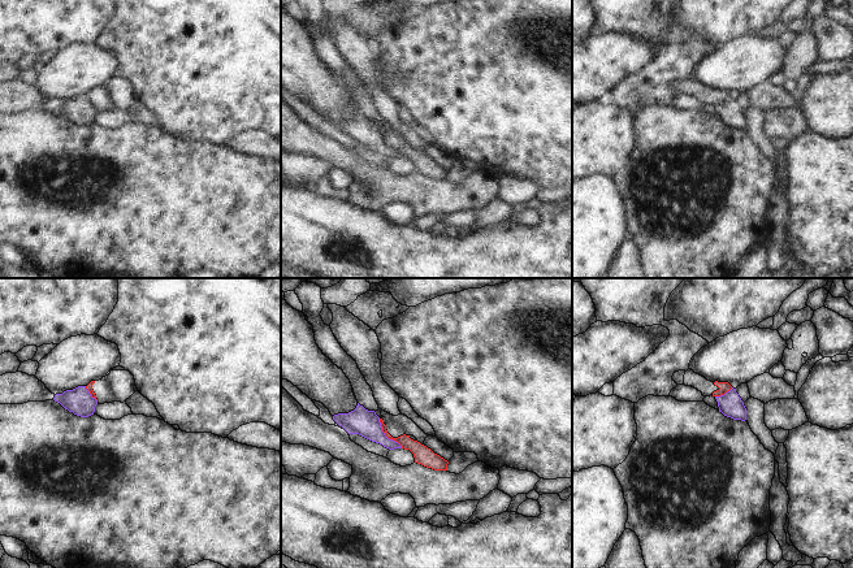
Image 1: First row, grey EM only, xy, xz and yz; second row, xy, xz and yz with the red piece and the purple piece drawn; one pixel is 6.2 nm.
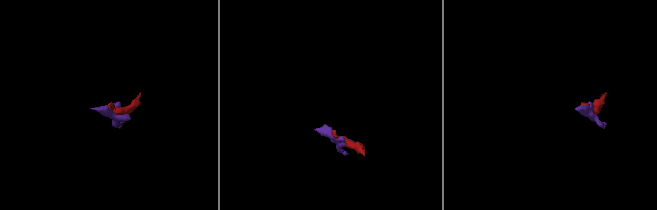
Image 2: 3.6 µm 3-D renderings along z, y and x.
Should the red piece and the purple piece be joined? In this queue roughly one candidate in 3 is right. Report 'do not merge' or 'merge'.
do not merge

